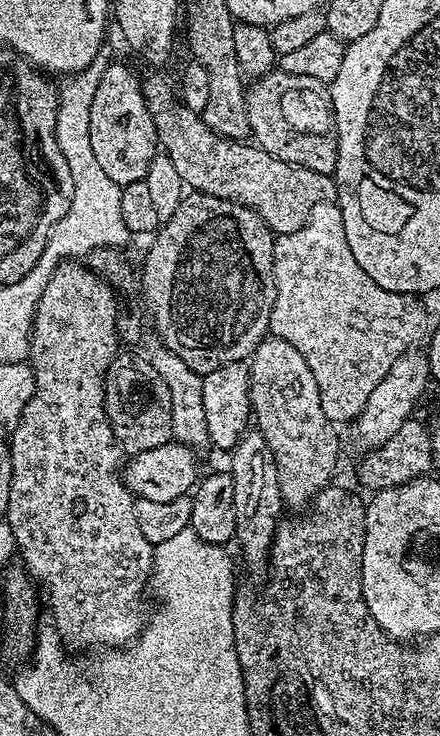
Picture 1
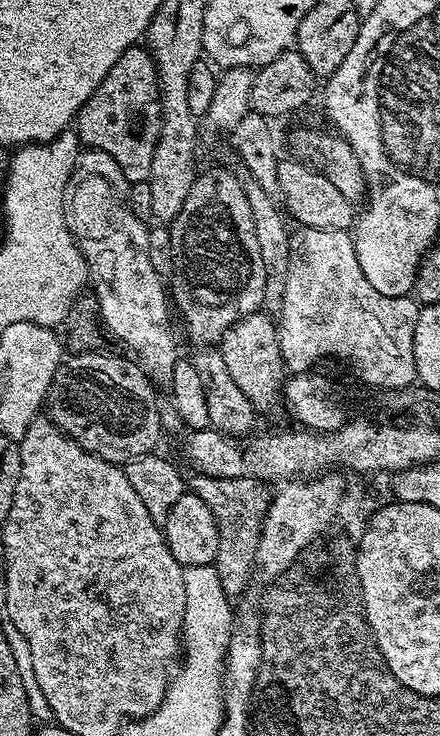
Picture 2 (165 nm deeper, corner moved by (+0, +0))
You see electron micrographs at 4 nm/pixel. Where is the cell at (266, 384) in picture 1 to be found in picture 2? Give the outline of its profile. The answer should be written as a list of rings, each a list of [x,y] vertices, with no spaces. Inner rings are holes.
[[[267,311],[251,312],[249,316],[241,316],[231,328],[224,332],[223,340],[219,341],[218,350],[226,362],[226,370],[230,370],[230,375],[234,377],[234,382],[250,398],[250,402],[257,410],[268,408],[276,399],[281,399],[282,389],[286,384],[286,369],[284,359],[280,353],[280,333],[278,324]]]

